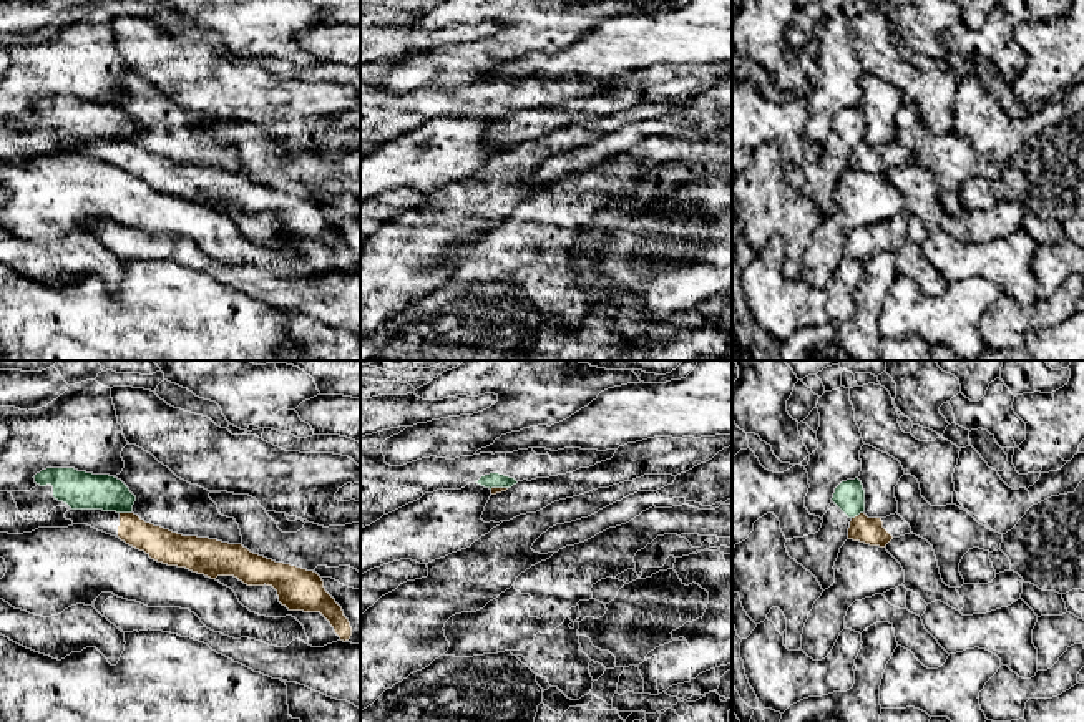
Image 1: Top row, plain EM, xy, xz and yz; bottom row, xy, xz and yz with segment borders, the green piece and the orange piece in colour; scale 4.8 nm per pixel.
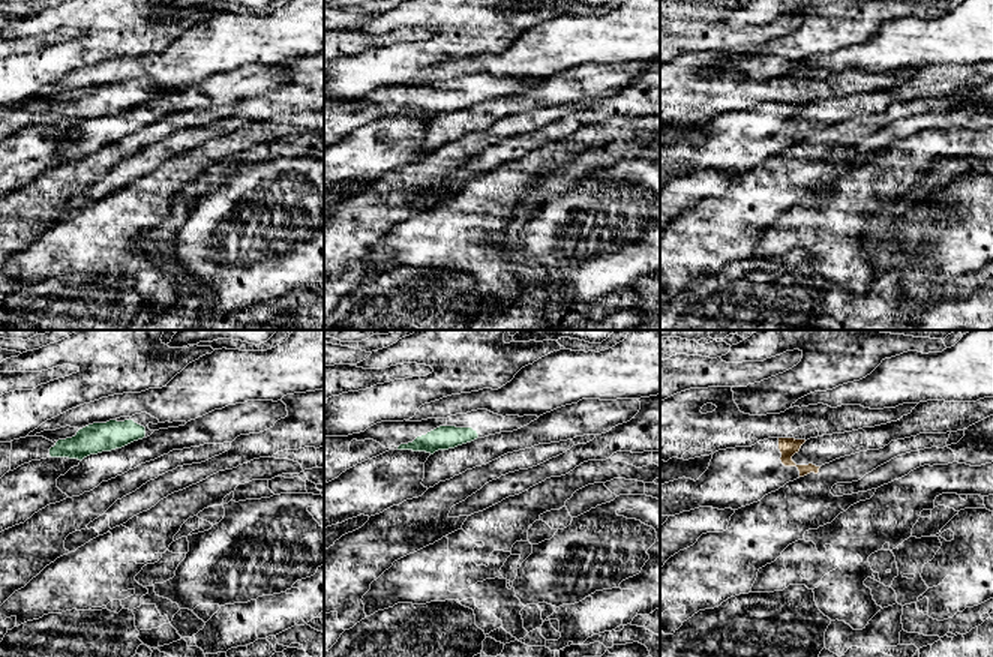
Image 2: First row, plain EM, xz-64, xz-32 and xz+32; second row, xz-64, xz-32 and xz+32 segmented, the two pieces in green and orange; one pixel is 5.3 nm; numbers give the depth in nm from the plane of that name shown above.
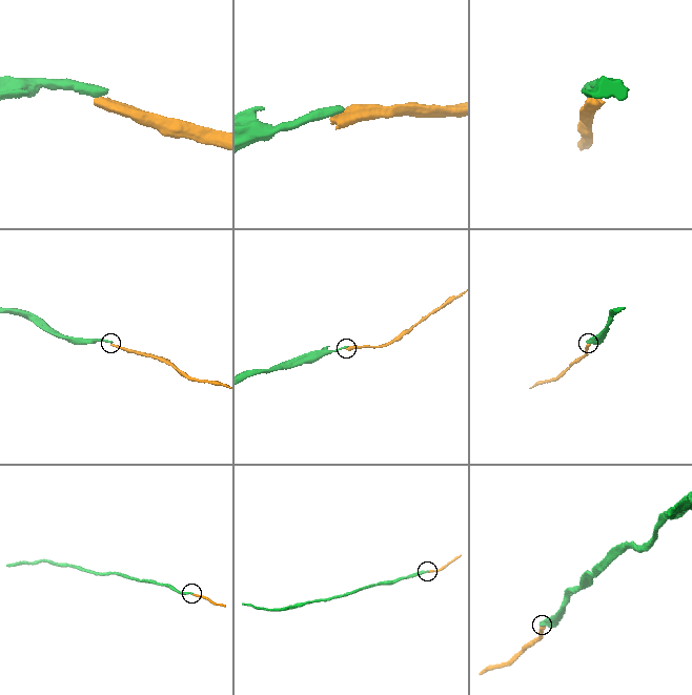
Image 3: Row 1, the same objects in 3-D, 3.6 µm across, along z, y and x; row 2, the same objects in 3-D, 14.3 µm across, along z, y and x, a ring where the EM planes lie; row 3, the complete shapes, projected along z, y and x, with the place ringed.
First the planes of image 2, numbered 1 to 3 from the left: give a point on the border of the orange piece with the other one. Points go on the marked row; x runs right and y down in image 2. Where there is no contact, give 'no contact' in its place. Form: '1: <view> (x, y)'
1: no contact
2: no contact
3: no contact

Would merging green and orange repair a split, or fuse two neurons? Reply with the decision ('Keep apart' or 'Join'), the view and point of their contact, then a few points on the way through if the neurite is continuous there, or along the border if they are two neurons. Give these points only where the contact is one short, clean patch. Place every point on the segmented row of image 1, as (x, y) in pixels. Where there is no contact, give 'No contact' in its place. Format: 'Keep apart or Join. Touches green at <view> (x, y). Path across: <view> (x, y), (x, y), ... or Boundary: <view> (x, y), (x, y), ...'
Keep apart. Touches green at xy (125, 512). Boundary: xy (120, 512), (130, 513)

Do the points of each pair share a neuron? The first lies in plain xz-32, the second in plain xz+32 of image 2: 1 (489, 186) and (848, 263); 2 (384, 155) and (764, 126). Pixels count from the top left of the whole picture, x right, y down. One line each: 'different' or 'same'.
1: same
2: same

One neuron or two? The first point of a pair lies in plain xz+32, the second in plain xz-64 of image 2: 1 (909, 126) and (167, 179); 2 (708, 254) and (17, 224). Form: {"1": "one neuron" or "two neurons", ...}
{"1": "two neurons", "2": "one neuron"}

